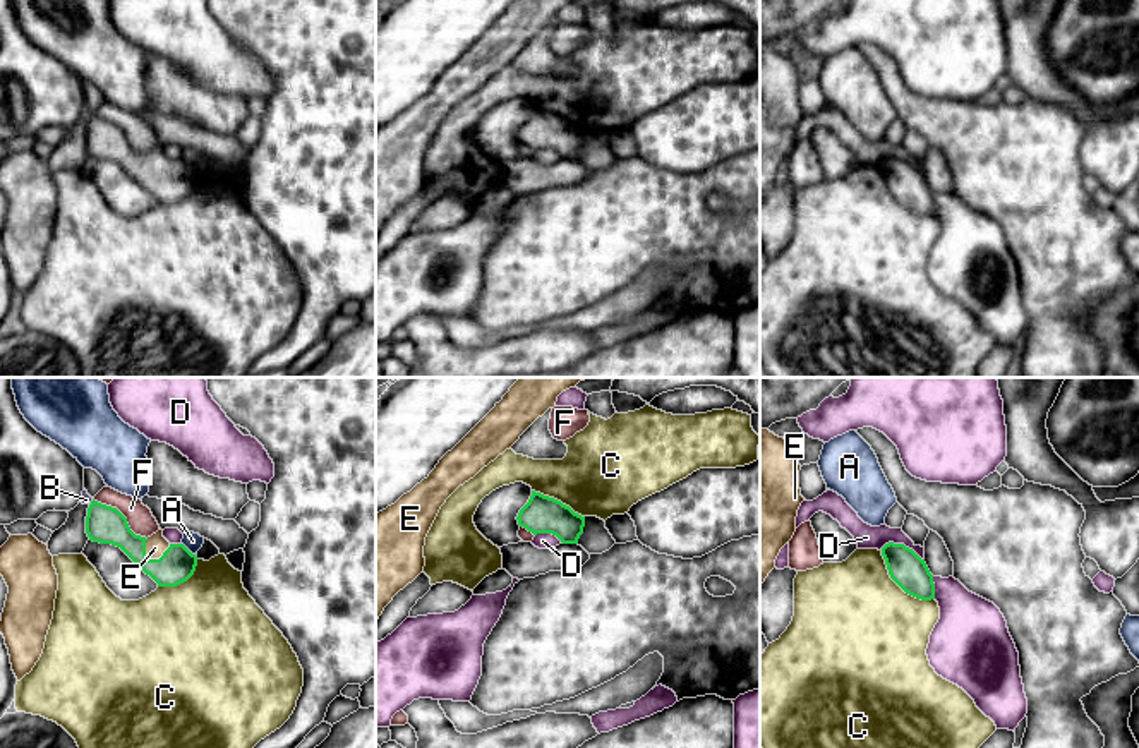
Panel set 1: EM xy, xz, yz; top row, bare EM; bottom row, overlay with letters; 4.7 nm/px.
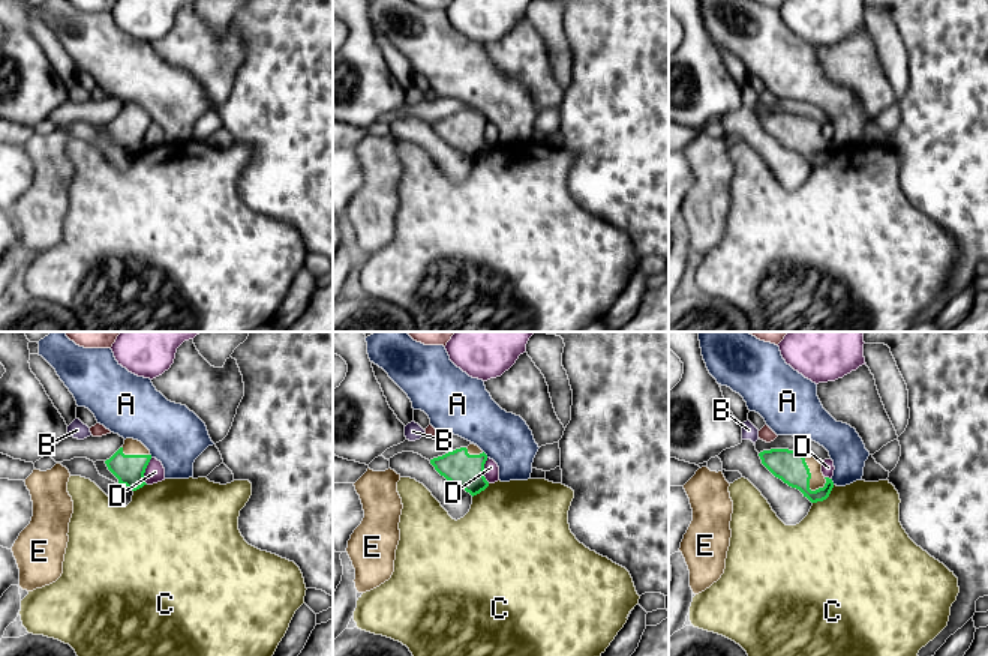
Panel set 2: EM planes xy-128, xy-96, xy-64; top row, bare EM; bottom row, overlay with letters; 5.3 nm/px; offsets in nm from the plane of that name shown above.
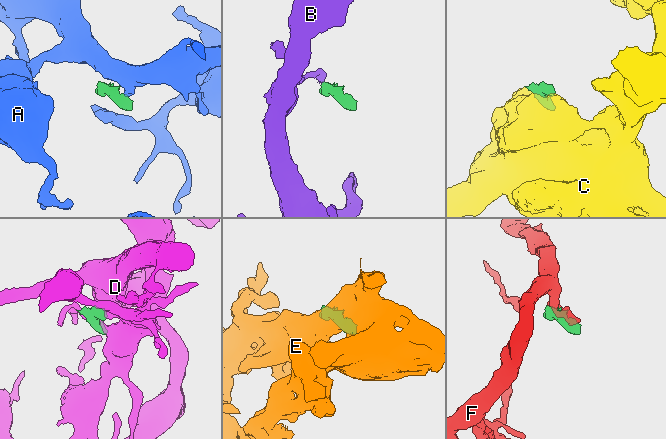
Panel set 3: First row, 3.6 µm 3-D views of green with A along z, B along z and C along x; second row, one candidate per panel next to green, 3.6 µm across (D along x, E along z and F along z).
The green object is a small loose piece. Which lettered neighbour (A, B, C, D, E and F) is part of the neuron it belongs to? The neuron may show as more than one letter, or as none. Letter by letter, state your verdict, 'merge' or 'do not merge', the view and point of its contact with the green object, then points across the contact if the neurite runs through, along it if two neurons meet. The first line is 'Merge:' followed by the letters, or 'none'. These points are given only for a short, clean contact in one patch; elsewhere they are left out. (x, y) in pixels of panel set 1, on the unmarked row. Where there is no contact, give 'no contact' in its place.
Merge: E
A: do not merge; meets green in xy at (187, 165); border along xy (182, 158), (194, 170)
B: do not merge; meets green in xy at (91, 119); border along xy (93, 115), (90, 120)
C: do not merge; meets green in yz at (899, 201)
D: do not merge; meets green in yz at (903, 160)
E: merge; meets green in xy at (160, 174); runs through xy (177, 180), (168, 180), (160, 174), (156, 160)
F: do not merge; meets green in xy at (122, 131)

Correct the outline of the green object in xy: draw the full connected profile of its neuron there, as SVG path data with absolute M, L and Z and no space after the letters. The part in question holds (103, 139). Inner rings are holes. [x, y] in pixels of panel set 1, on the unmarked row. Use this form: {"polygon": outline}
{"polygon": "M94 115L87 124L86 149L93 158L120 163L158 202L187 197L197 182L197 172L184 160L170 160L163 146L148 154L136 151L117 124Z"}

